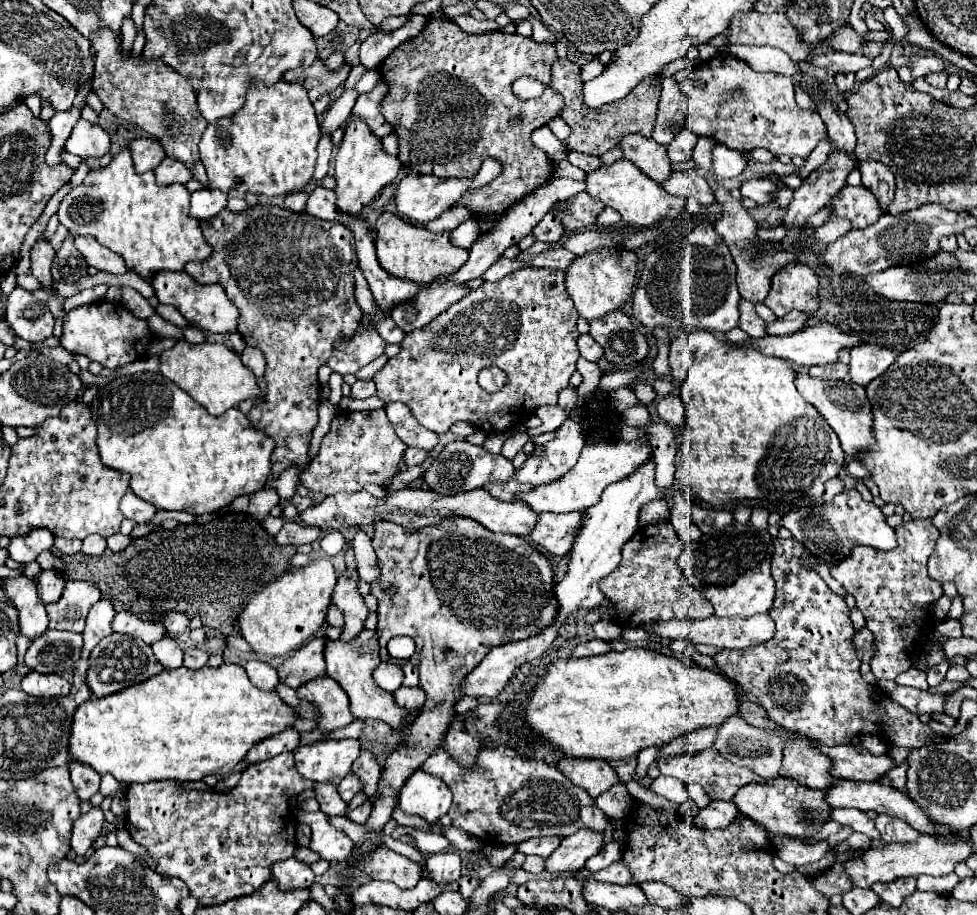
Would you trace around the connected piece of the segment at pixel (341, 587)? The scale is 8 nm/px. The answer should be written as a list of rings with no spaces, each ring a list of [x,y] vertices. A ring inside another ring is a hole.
[[[344,572],[344,576],[348,580],[338,580],[334,594],[332,594],[332,602],[344,610],[346,614],[346,624],[344,624],[344,632],[340,636],[340,640],[348,642],[352,640],[364,626],[364,620],[368,616],[368,608],[362,600],[362,596],[356,590],[356,572]]]

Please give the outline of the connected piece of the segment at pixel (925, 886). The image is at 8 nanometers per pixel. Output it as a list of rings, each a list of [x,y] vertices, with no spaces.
[[[952,872],[948,876],[918,876],[918,890],[930,890],[940,894],[950,894],[952,888],[960,882],[960,878]]]

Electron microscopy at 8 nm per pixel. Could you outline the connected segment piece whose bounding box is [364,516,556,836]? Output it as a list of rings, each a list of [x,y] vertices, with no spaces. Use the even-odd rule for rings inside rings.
[[[452,516],[444,518],[442,524],[434,526],[434,534],[420,534],[420,532],[402,532],[398,524],[392,522],[376,522],[374,524],[374,536],[372,546],[378,558],[380,576],[370,584],[370,594],[378,600],[378,640],[380,640],[380,658],[382,662],[392,662],[402,666],[404,660],[396,660],[388,654],[386,644],[394,636],[410,636],[416,642],[416,654],[408,658],[406,662],[414,664],[420,670],[420,688],[426,692],[426,704],[422,706],[420,716],[406,728],[406,738],[402,744],[388,754],[386,766],[382,770],[382,778],[378,784],[378,792],[372,800],[372,814],[366,820],[366,828],[374,832],[374,836],[380,836],[386,822],[392,818],[394,806],[398,802],[398,794],[406,780],[420,770],[424,760],[442,744],[444,734],[450,730],[454,704],[464,698],[462,682],[464,678],[480,664],[480,660],[490,652],[490,648],[522,640],[528,636],[534,636],[552,620],[556,614],[556,598],[552,596],[552,584],[554,584],[554,570],[550,562],[524,538],[512,536],[512,534],[494,534],[482,524],[478,524],[472,518],[464,516]],[[394,584],[398,588],[396,596],[390,598],[384,590],[386,586]]]

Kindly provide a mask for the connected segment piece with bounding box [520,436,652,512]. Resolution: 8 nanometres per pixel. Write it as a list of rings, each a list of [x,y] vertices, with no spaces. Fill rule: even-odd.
[[[648,436],[640,438],[636,442],[612,442],[612,444],[586,444],[580,452],[580,458],[574,468],[570,468],[564,476],[560,476],[554,482],[540,484],[534,490],[520,494],[520,500],[526,502],[534,512],[584,512],[596,500],[600,500],[600,492],[616,482],[626,478],[630,472],[634,472],[642,462],[650,458],[652,446],[648,442]]]

